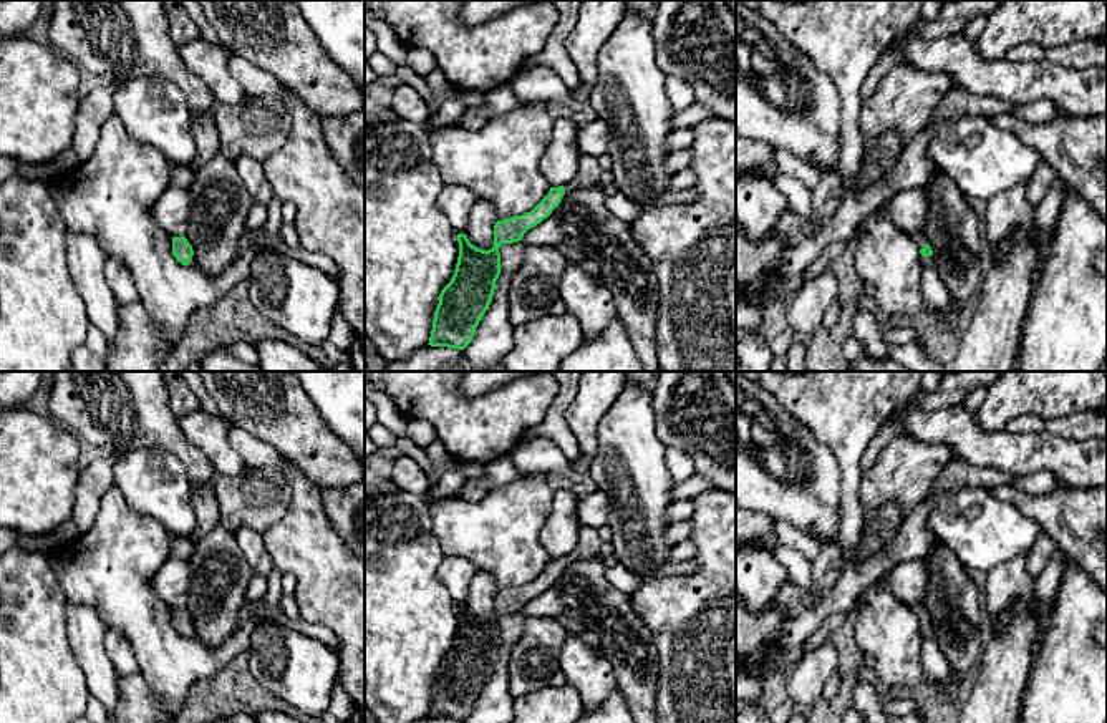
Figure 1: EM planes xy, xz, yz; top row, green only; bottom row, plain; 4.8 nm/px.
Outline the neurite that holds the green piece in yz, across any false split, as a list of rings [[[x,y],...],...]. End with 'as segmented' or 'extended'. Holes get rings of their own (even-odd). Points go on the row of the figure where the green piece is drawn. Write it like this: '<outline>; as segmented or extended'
[[[915,232],[910,234],[911,239],[916,242],[916,245],[920,247],[920,262],[923,267],[933,267],[936,262],[936,257],[933,255],[933,250],[928,244],[928,239],[923,235],[923,232]]]; extended

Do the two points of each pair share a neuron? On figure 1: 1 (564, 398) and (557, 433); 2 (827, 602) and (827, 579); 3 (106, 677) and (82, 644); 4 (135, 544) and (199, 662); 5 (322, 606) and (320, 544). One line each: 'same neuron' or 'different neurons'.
1: same neuron
2: different neurons
3: same neuron
4: same neuron
5: same neuron

